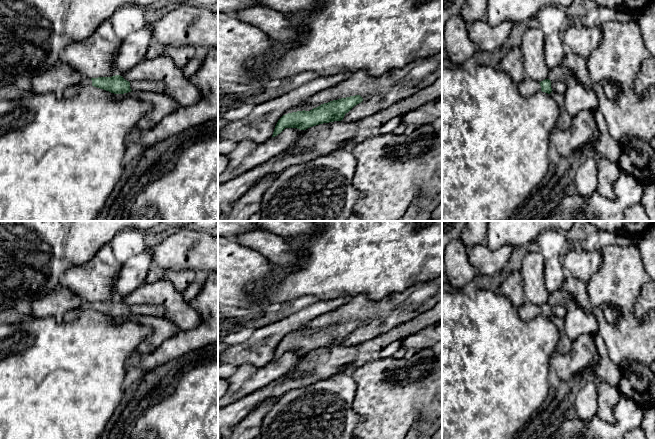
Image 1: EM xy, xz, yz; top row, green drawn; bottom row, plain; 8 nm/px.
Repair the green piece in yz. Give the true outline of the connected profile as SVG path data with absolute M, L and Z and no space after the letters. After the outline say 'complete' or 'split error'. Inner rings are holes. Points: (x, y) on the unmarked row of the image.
M528 301L519 307L518 314L524 321L530 321L540 315L550 318L552 315L564 318L566 310L563 306L551 306L549 303L545 303L541 306L536 306Z | split error

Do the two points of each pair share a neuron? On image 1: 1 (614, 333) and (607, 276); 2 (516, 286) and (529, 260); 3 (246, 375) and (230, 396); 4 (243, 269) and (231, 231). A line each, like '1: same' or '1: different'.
1: same
2: different
3: same
4: different

